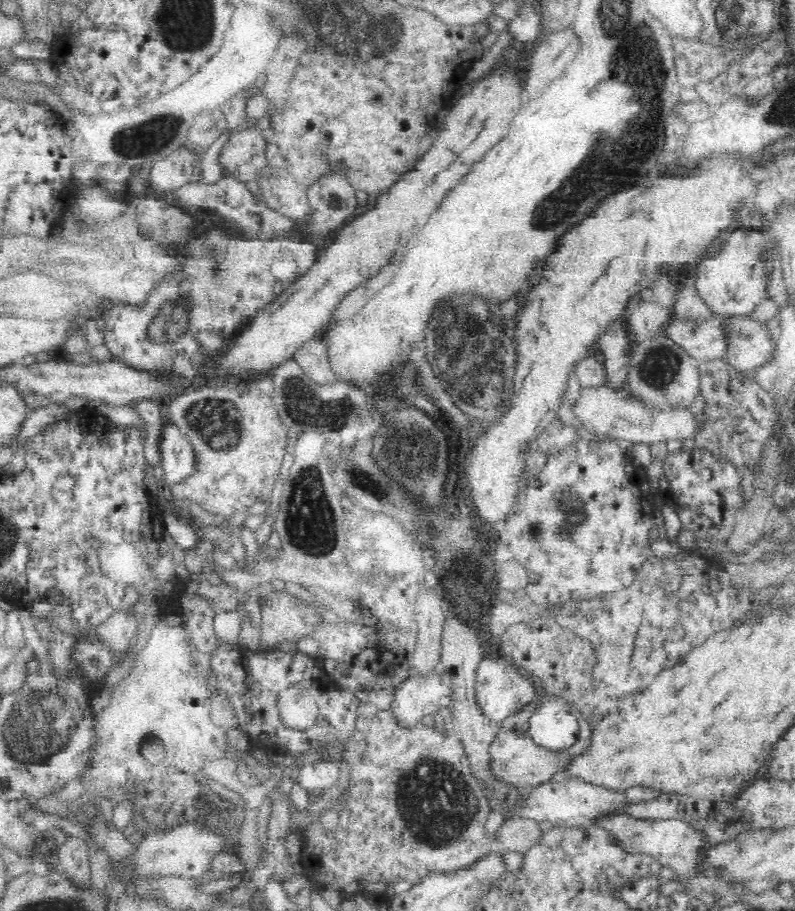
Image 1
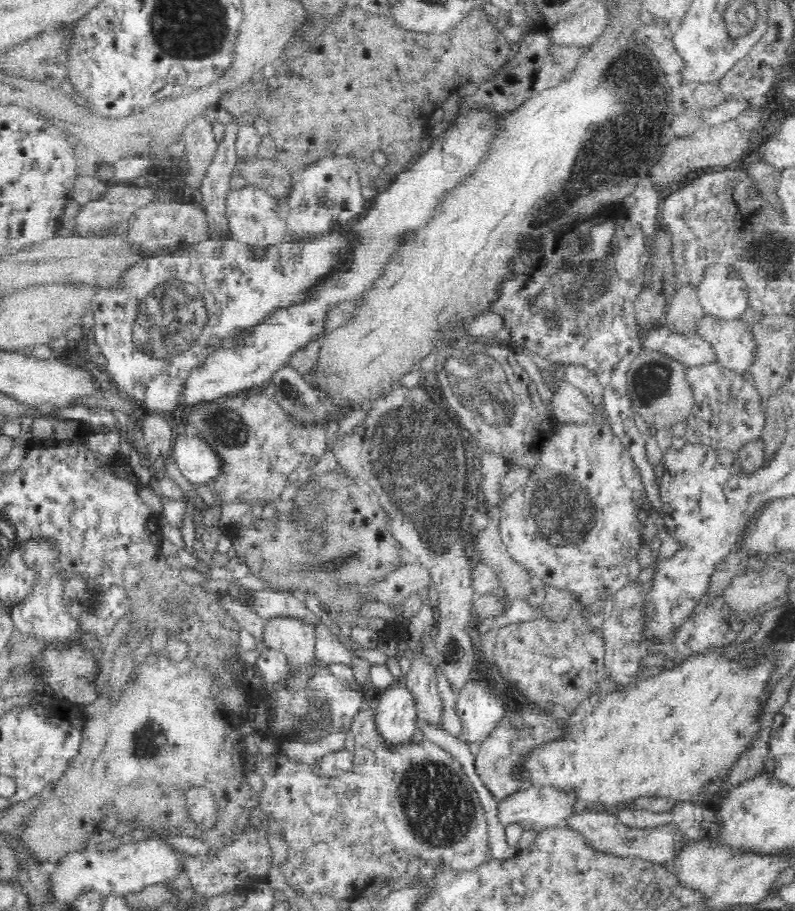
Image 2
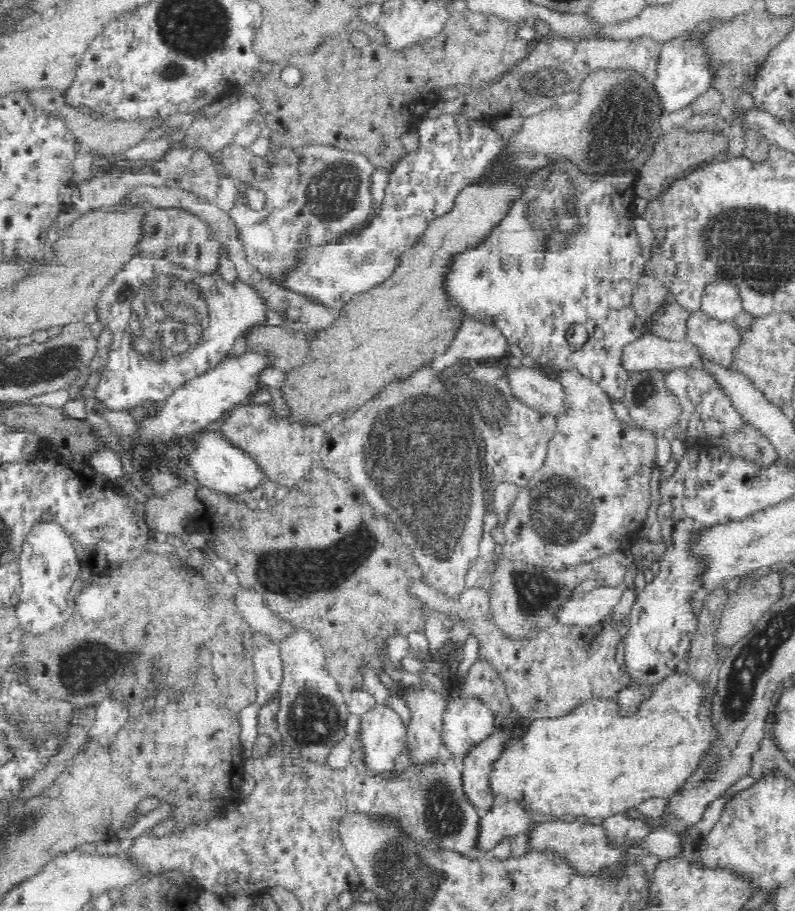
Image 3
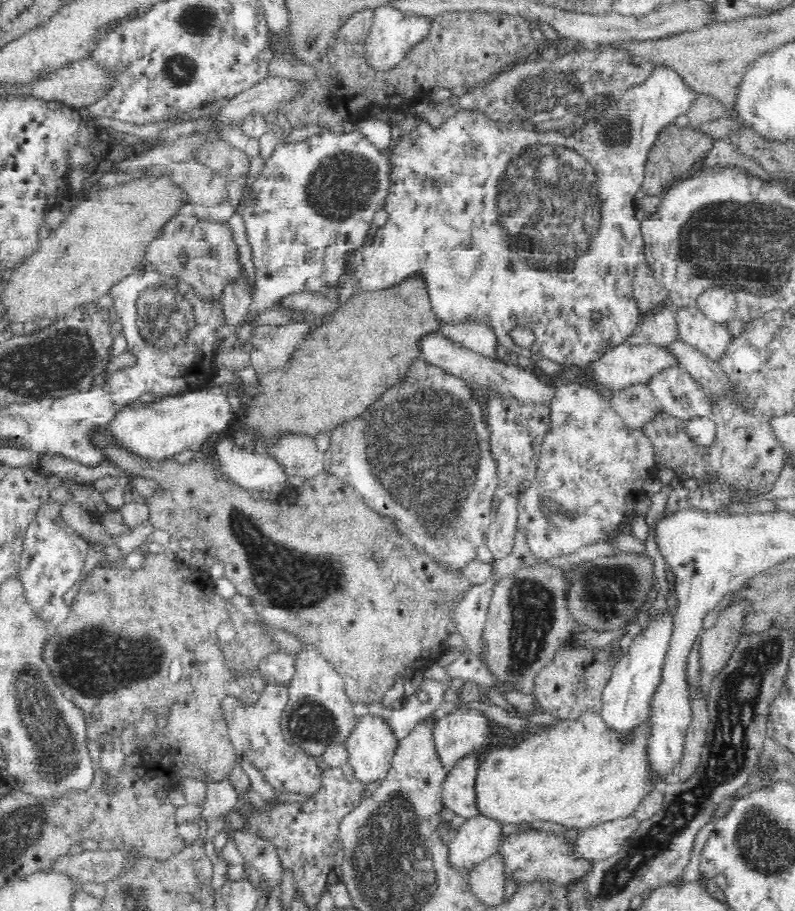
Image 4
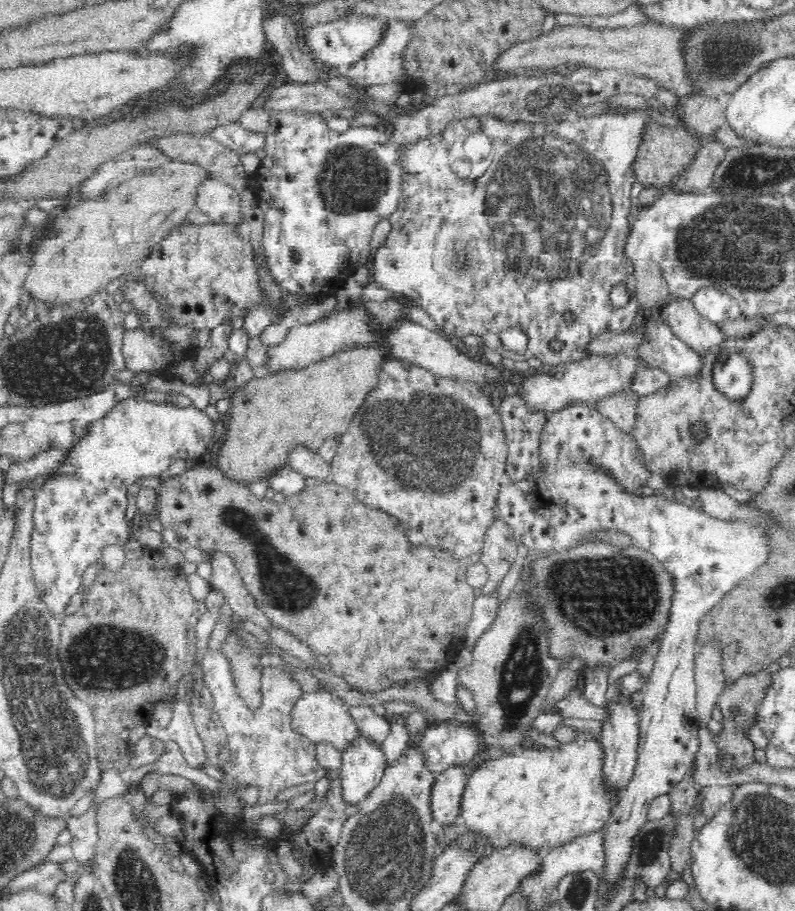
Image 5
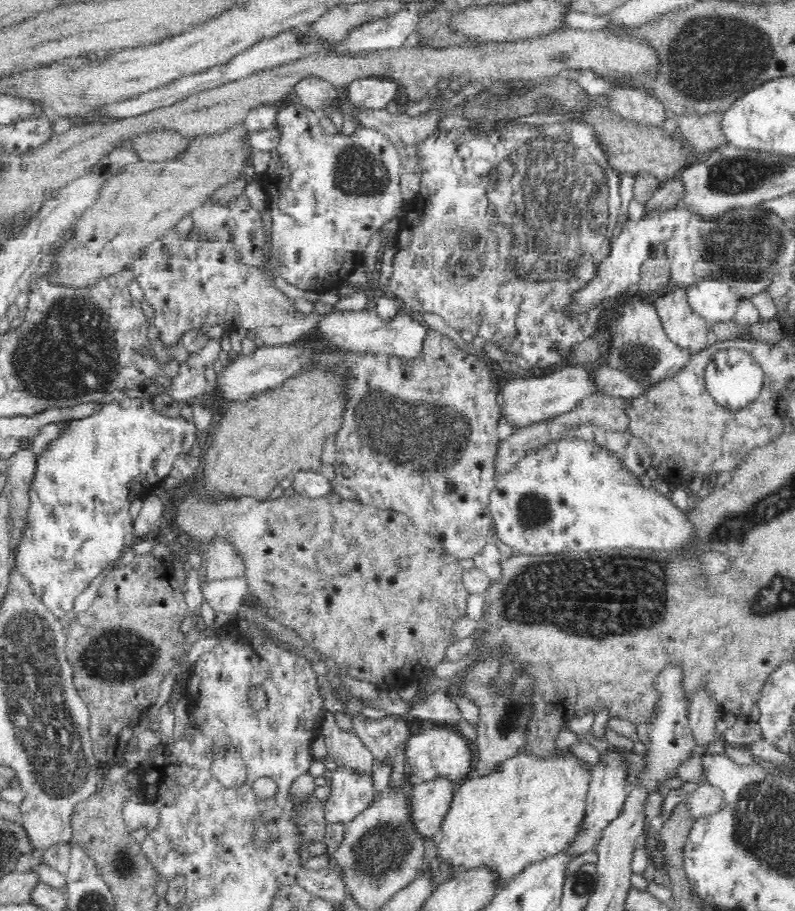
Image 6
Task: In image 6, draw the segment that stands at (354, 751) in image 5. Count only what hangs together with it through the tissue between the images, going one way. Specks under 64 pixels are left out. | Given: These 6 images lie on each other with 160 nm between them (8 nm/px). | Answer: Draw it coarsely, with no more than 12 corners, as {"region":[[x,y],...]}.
{"region":[[339,766],[325,802],[328,824],[356,818],[376,798],[373,776]]}

